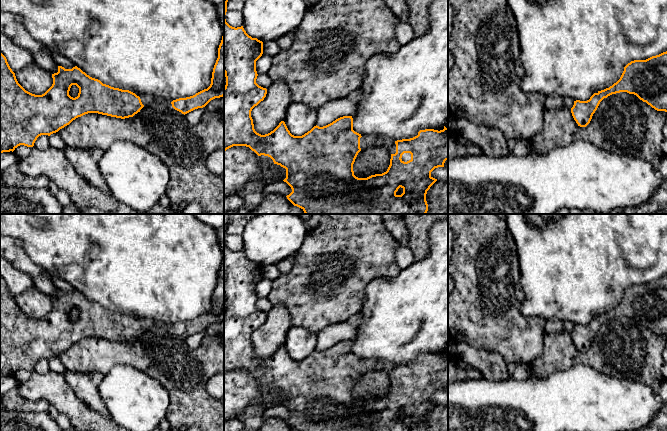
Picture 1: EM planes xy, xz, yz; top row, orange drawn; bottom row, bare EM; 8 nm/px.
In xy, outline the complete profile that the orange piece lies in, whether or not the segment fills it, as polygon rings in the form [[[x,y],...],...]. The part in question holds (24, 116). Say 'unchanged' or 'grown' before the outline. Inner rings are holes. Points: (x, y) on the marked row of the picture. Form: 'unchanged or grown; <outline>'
grown; [[[0,53],[0,153],[13,152],[20,145],[33,147],[39,136],[50,136],[85,114],[98,113],[125,119],[133,117],[145,105],[157,100],[153,95],[135,94],[103,84],[77,66],[72,69],[58,66],[52,78],[53,84],[44,94],[32,94],[18,83],[6,57]],[[72,85],[79,88],[75,98],[69,95]]]

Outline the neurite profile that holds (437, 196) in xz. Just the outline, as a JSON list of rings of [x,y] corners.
[[[437,180],[427,191],[426,214],[444,214],[448,210],[448,181]]]

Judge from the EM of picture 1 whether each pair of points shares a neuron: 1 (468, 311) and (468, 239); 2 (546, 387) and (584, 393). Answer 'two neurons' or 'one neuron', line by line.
1: one neuron
2: one neuron

